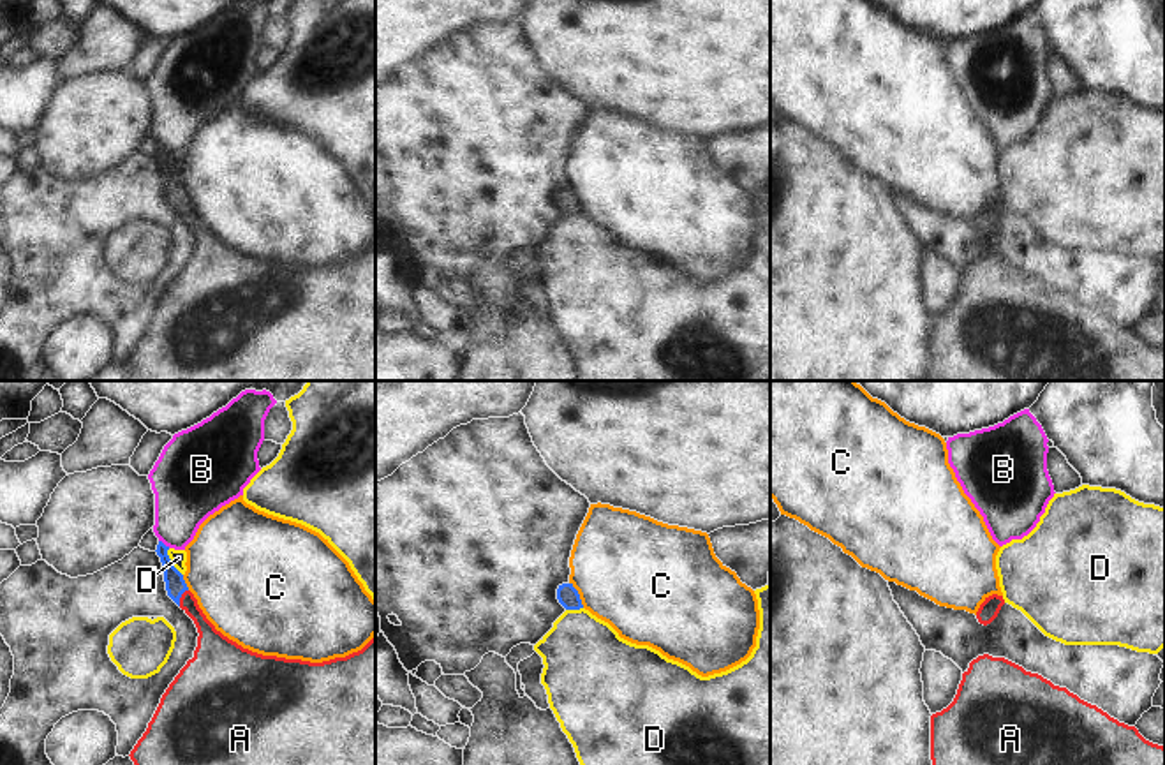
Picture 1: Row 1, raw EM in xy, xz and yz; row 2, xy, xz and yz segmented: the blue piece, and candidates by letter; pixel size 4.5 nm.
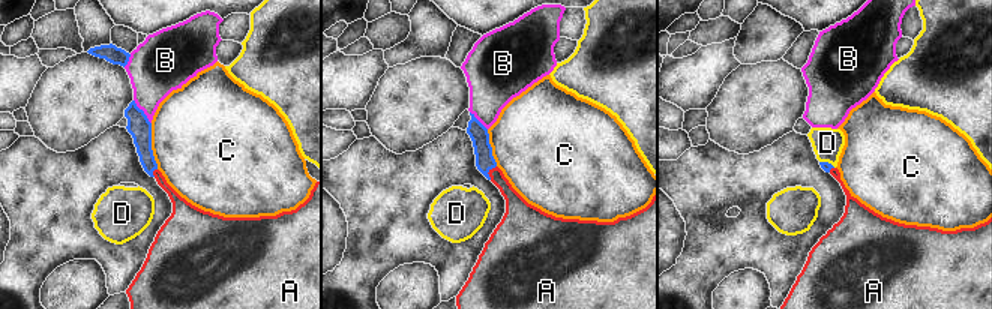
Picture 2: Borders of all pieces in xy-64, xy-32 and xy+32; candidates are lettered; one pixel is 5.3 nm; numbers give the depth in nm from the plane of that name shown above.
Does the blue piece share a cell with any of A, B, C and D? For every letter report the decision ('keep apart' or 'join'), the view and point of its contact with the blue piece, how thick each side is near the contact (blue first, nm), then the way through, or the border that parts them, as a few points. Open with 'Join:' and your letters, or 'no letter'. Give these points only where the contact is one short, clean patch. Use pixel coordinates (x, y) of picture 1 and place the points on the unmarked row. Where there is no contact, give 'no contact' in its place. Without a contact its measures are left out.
Join: A
A: join; meets blue in xy at (180, 201); 90 nm thick on the blue side, 130 nm on the other; runs through xy (175, 189), (180, 201), (207, 235), (210, 247)
B: keep apart; meets blue in xy at (163, 148); 90 nm thick on the blue side, 280 nm on the other; border along xy (159, 145), (170, 152)
C: keep apart; meets blue in xz at (578, 200); 100 nm thick on the blue side, 500 nm on the other
D: keep apart; meets blue in xy at (171, 168); 90 nm thick on the blue side, 80 nm on the other; border along xy (168, 154), (171, 170), (182, 180)

